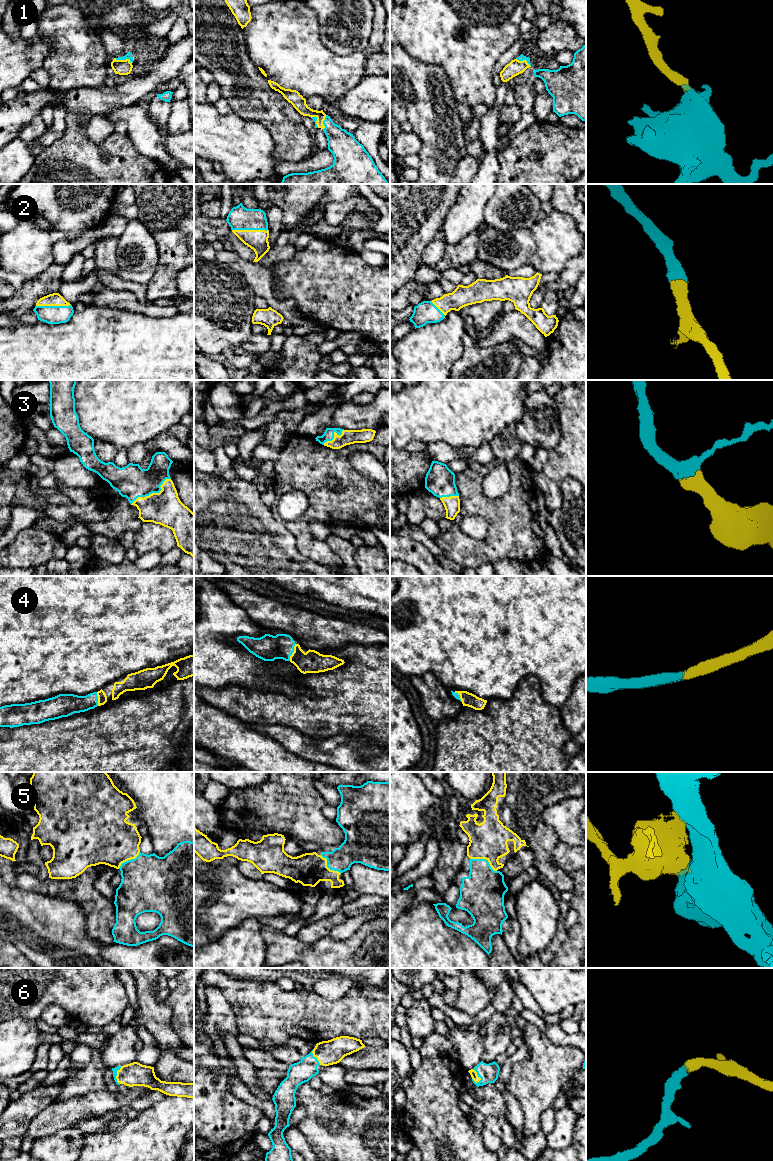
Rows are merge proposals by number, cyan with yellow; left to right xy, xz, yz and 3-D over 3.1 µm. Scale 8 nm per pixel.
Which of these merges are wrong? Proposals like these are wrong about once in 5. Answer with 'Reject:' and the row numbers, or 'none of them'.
Reject: none of them

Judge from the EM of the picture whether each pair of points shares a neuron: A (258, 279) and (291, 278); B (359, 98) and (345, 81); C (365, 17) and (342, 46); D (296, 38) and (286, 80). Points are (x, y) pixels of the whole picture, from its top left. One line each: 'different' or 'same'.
A: different
B: different
C: same
D: same

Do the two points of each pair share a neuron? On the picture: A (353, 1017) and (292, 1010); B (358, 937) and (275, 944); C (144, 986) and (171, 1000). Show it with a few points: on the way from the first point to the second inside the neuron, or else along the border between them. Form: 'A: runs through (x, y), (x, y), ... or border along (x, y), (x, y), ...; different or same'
A: runs through (338, 1017), (317, 1017), (314, 1014), (307, 1014); same
B: runs through (337, 951), (296, 950); same
C: border along (162, 1000), (171, 1010), (169, 1023); different

